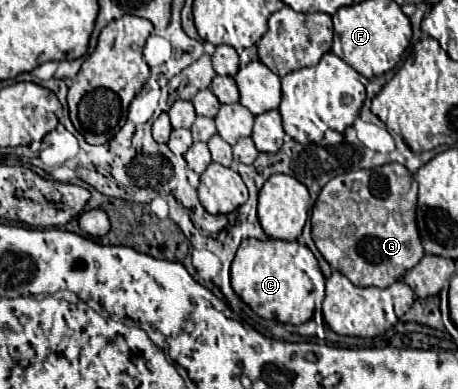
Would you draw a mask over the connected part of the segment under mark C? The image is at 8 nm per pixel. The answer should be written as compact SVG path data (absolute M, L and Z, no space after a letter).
M245 239L236 251L230 271L232 289L262 319L302 325L310 321L315 312L314 321L321 325L324 323L322 310L315 309L318 305L322 307L326 278L320 272L312 251L298 241Z

